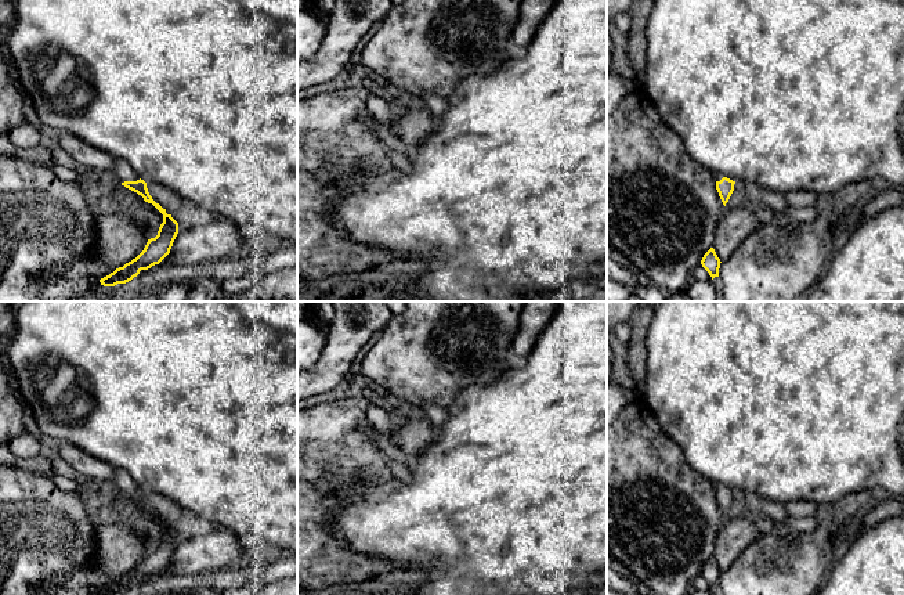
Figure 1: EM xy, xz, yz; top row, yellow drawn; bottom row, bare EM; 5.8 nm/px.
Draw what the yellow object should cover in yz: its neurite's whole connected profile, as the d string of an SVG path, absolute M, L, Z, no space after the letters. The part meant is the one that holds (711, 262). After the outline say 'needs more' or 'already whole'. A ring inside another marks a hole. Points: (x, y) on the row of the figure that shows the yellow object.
M710 248L702 257L701 264L709 273L712 280L719 277L720 259L717 257L713 248Z; already whole

